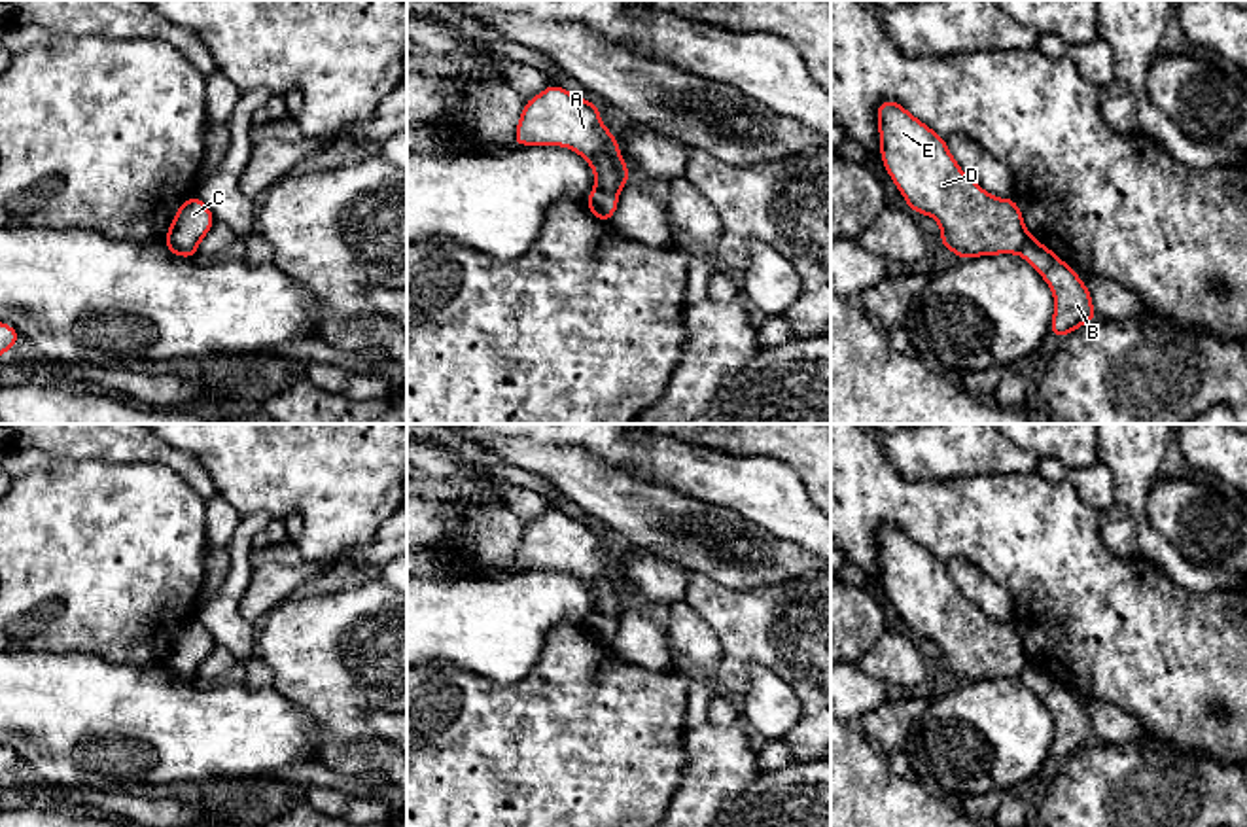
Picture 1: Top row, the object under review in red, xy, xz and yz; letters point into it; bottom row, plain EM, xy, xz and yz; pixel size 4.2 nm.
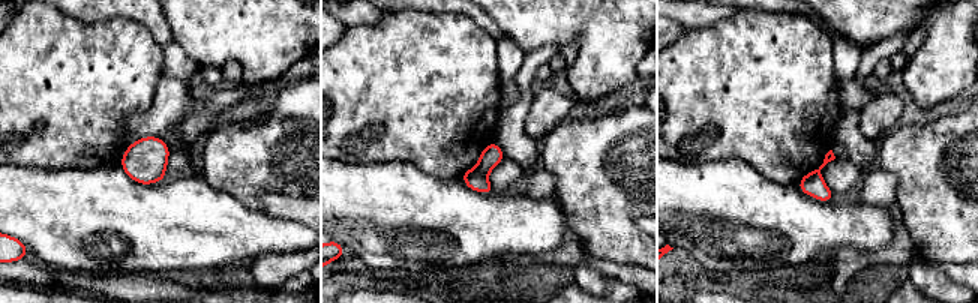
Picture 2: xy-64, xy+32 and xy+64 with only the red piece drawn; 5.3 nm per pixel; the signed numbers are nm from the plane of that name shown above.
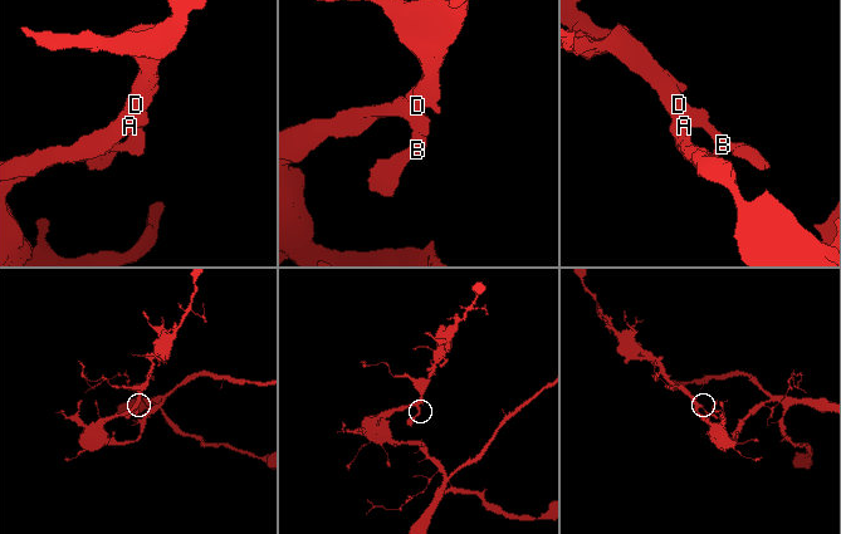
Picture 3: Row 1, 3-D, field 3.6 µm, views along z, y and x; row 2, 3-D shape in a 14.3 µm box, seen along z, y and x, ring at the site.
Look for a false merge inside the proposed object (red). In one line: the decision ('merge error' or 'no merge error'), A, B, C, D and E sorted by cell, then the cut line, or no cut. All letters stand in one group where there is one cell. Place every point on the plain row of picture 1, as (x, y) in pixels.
merge error; groups A C D E / B; cut xz (597, 610), (615, 619)

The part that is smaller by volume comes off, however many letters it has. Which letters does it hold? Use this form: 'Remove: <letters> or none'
Remove: B

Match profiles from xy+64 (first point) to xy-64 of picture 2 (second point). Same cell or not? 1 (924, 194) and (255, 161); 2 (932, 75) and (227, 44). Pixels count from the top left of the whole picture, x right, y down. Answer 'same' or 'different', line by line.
1: same
2: same

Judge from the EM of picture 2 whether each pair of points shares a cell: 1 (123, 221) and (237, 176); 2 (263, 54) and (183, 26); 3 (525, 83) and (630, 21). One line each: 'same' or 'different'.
1: different
2: same
3: different

